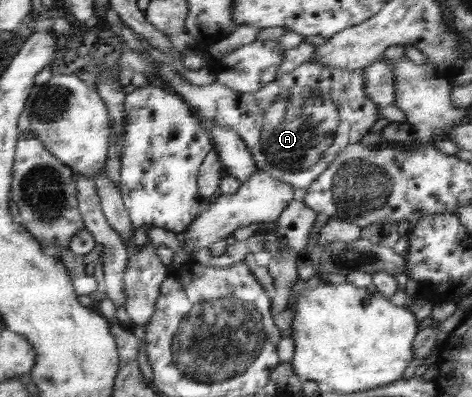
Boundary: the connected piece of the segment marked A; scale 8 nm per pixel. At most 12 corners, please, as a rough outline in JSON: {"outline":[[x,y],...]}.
{"outline":[[306,61],[253,93],[157,77],[309,189],[378,120],[363,68]]}

